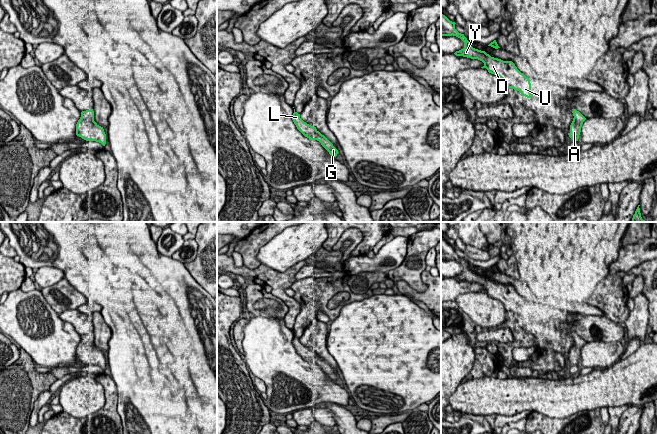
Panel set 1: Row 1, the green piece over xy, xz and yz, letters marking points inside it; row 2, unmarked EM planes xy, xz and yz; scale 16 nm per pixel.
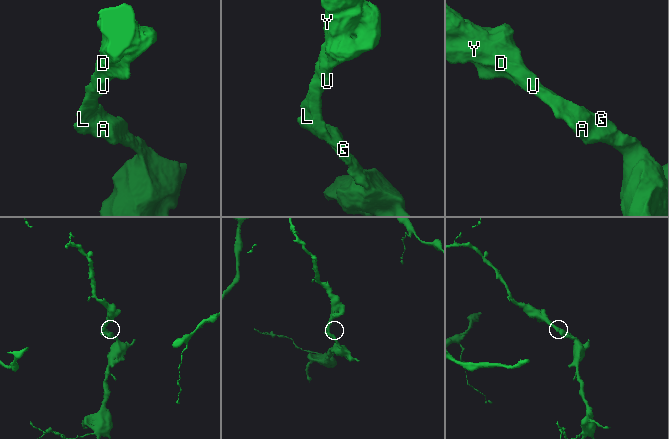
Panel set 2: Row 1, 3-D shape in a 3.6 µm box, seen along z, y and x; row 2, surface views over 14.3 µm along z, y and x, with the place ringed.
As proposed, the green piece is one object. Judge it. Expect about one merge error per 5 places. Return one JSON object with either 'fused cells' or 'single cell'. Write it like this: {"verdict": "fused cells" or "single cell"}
{"verdict": "single cell"}

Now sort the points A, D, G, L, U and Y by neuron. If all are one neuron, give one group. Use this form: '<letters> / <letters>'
A D G L U Y

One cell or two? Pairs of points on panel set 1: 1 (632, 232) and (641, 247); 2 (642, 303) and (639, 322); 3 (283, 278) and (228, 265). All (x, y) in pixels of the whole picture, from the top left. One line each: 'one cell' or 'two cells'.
1: two cells
2: one cell
3: one cell

